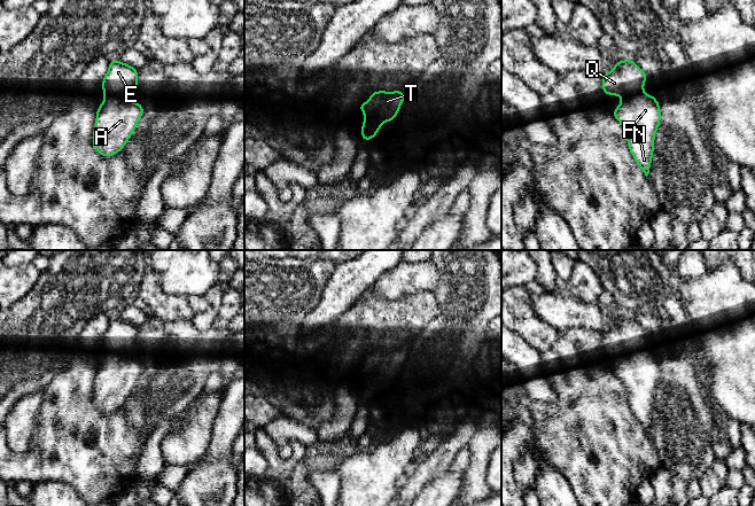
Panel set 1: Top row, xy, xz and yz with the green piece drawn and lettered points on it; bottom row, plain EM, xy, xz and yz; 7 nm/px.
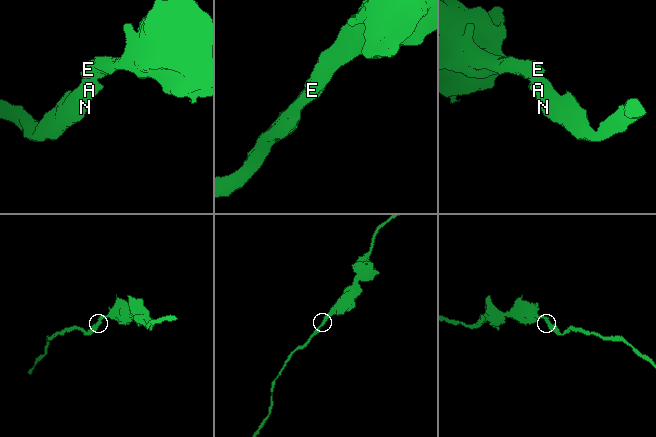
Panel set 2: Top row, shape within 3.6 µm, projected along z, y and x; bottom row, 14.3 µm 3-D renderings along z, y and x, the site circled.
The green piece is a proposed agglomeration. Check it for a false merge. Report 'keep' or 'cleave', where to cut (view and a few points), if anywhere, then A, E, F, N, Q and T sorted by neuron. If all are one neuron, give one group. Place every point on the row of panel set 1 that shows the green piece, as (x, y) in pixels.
keep; no cut; A E F N Q T

